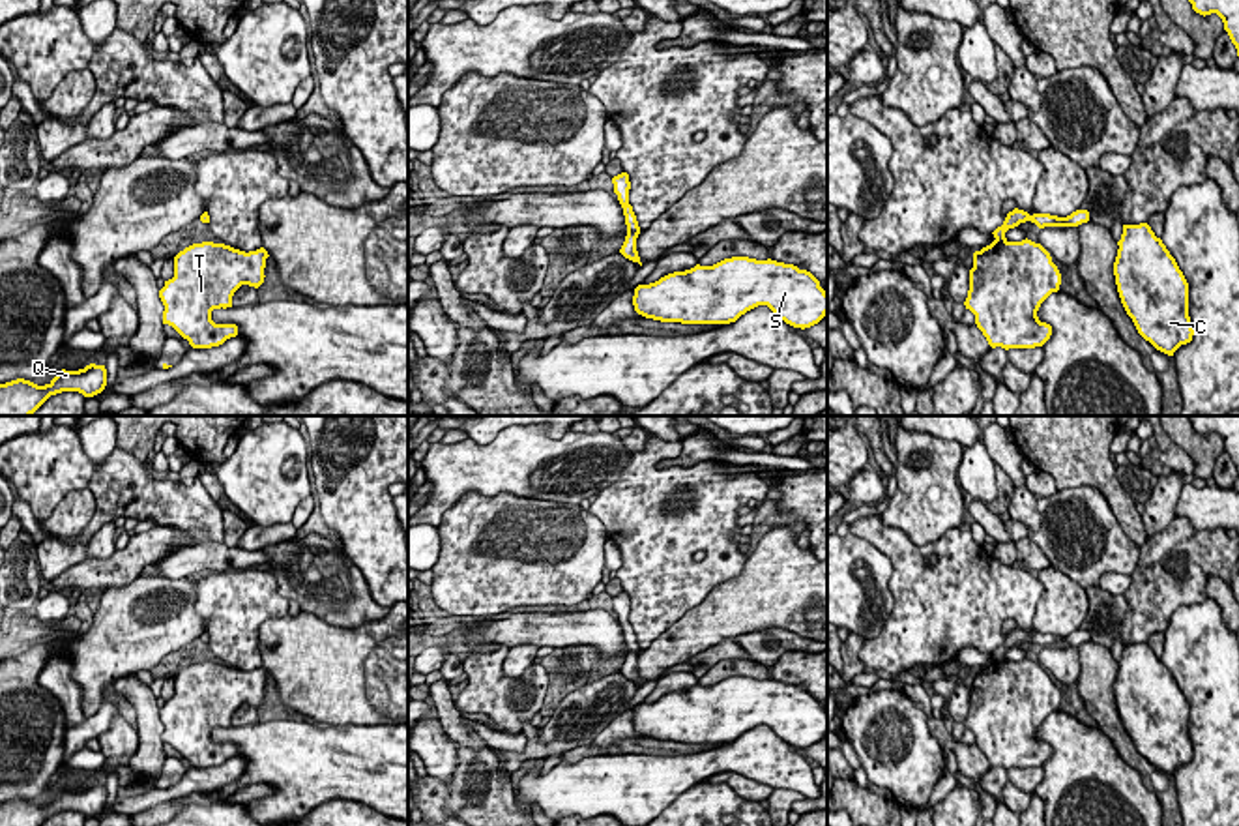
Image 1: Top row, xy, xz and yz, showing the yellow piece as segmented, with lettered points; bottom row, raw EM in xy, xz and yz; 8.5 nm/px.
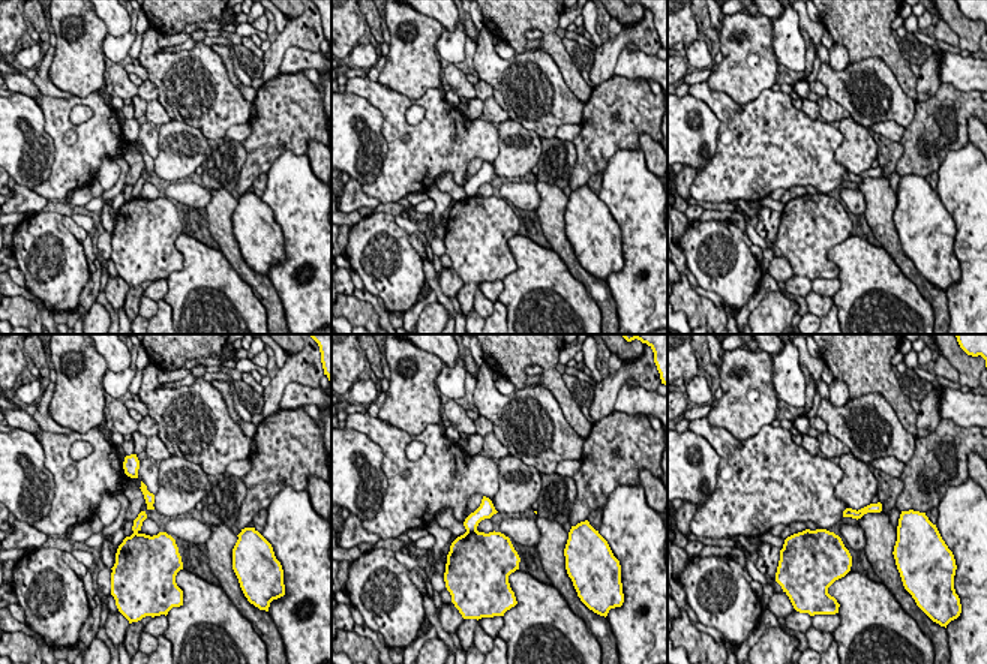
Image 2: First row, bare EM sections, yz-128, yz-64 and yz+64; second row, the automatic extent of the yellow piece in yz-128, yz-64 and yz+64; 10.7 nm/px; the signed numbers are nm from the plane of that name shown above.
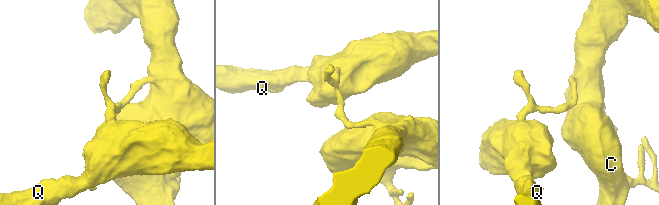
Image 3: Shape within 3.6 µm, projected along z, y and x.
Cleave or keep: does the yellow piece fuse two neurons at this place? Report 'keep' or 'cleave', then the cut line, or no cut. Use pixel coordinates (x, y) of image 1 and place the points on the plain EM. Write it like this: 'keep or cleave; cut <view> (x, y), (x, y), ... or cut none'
cleave; cut yz (1037, 634), (1035, 643)

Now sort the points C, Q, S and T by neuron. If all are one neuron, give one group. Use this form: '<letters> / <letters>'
C S / Q T

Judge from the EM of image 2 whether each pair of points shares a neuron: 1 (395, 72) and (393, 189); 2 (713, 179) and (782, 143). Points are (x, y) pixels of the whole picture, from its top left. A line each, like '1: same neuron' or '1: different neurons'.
1: different neurons
2: same neuron

